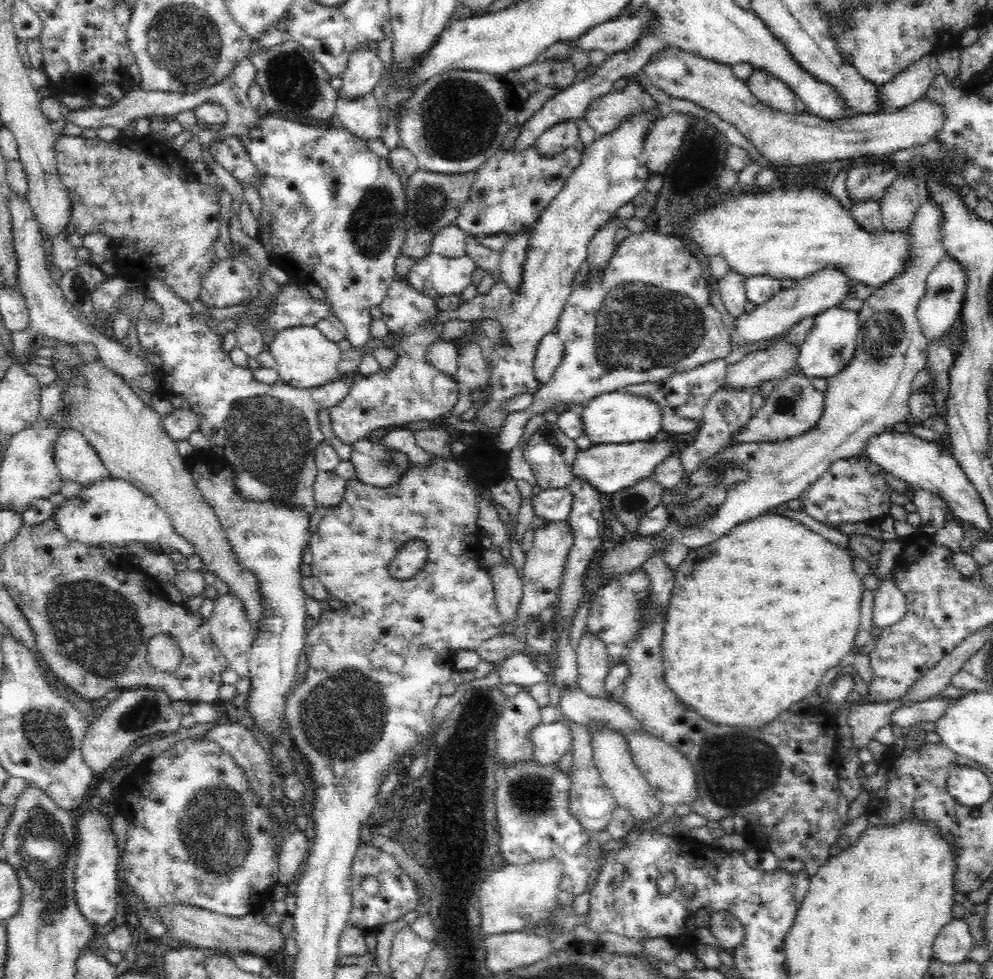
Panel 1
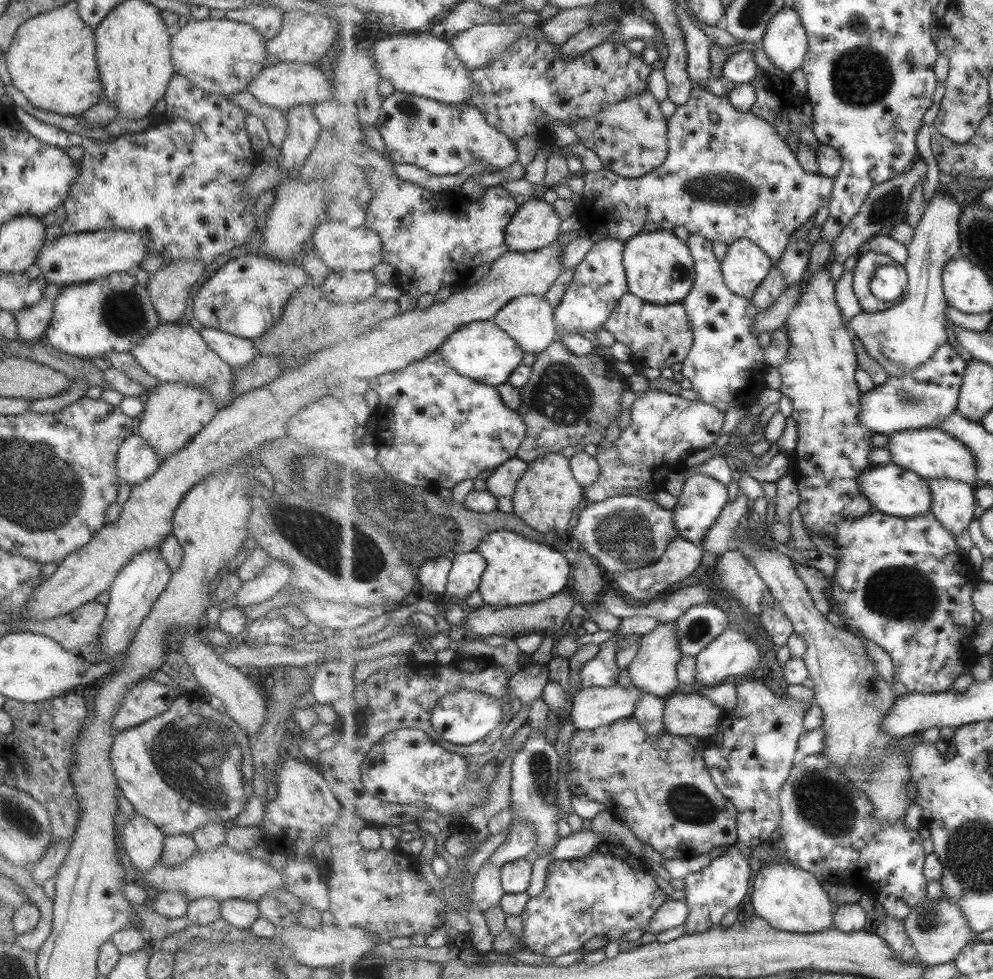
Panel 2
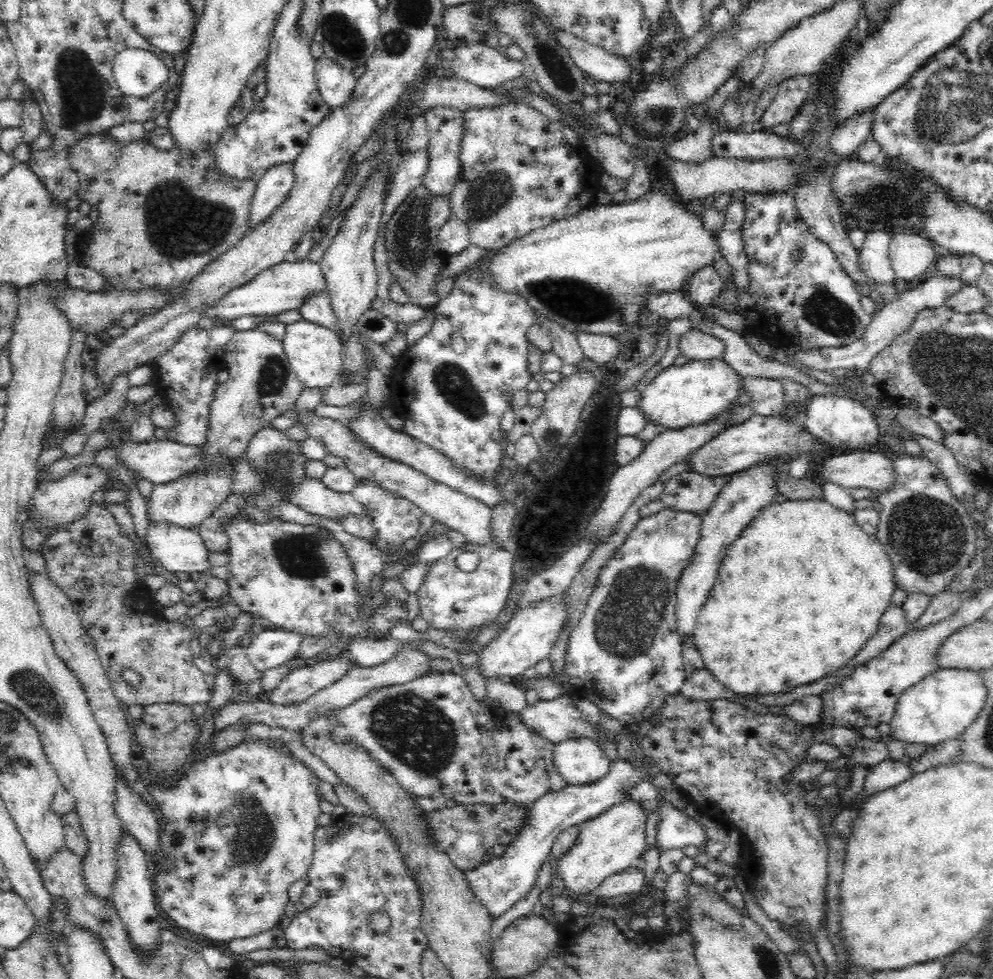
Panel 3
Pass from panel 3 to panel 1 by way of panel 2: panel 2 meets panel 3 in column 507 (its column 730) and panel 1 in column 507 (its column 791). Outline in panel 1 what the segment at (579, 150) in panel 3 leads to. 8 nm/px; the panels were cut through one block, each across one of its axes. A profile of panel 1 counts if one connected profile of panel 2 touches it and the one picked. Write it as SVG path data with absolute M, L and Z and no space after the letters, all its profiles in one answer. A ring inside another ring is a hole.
M535 143L524 150L517 150L515 145L508 150L496 150L484 164L475 170L475 180L471 187L469 199L460 209L454 224L460 227L467 235L497 235L507 234L508 240L516 233L533 233L538 224L540 215L546 210L552 199L563 190L564 184L573 170L581 163L581 153L575 147L567 148L560 154L540 154Z

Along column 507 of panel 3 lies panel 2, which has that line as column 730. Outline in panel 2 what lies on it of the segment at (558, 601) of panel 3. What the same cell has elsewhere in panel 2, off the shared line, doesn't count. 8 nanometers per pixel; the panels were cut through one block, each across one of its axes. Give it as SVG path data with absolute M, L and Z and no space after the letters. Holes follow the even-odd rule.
M729 624L729 628L717 636L705 650L697 657L697 682L705 686L713 686L713 684L721 684L725 682L729 676L741 675L745 678L753 676L761 665L761 652L755 641L751 640L751 636L747 632L743 632L736 626Z

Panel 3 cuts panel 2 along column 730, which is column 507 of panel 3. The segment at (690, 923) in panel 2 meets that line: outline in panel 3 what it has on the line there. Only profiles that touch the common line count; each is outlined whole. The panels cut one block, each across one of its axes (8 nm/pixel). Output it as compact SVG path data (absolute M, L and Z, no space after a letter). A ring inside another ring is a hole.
M637 751L637 756L636 760L624 760L615 756L611 760L608 774L592 784L566 785L558 792L544 794L544 797L538 798L530 808L532 816L528 820L528 826L524 826L522 832L516 836L516 840L506 846L501 857L494 857L475 869L463 871L463 879L470 892L474 893L476 900L493 920L500 918L518 900L524 900L532 892L540 870L550 860L552 846L559 834L570 826L580 826L581 823L593 819L610 807L625 802L630 796L630 790L636 784L640 784L642 780L650 780L654 774L661 771L658 763L650 755Z

